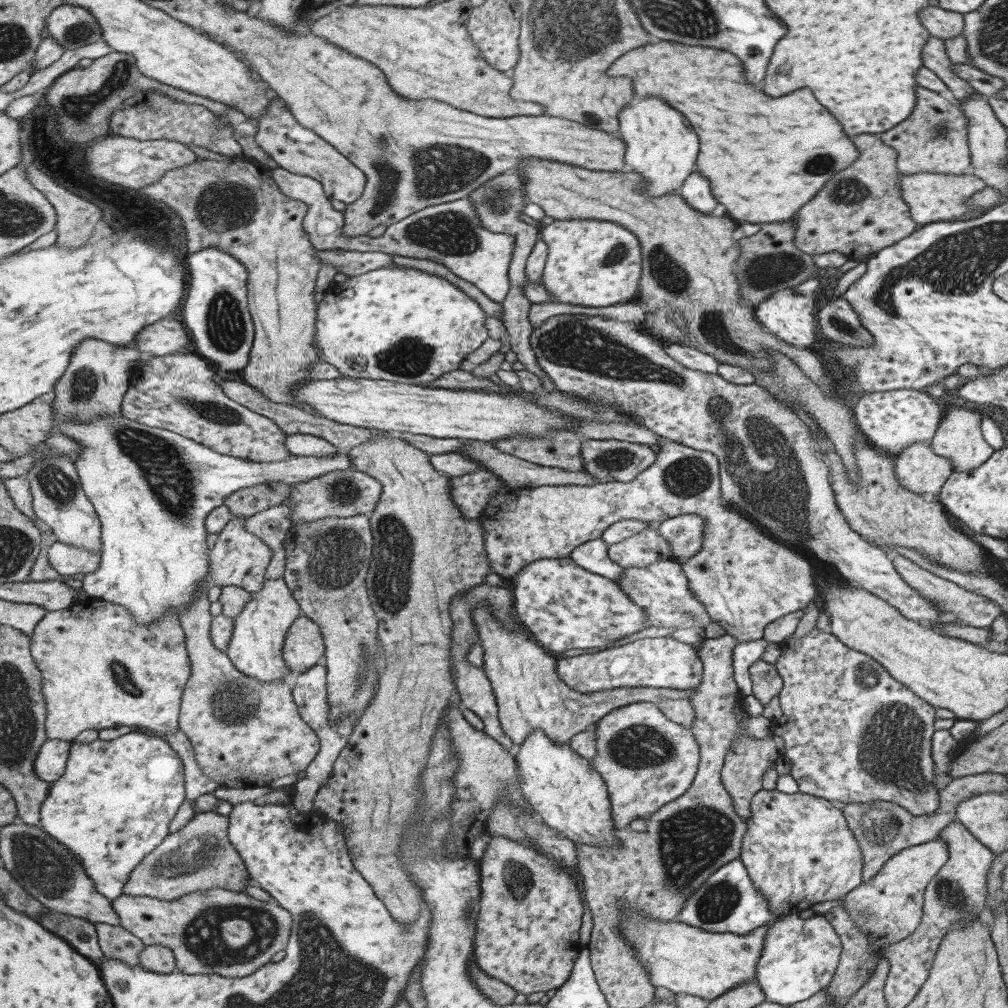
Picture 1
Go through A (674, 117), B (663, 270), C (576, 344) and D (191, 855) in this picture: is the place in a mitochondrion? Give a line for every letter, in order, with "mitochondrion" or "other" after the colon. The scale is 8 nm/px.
A: other
B: mitochondrion
C: mitochondrion
D: mitochondrion

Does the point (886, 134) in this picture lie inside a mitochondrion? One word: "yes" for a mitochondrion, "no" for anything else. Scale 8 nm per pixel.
no

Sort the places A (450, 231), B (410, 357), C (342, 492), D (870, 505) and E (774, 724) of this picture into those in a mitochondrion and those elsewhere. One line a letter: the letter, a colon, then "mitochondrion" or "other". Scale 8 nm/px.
A: mitochondrion
B: mitochondrion
C: mitochondrion
D: other
E: other

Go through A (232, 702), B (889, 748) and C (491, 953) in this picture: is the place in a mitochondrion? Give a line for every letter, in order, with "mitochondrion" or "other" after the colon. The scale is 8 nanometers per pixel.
A: mitochondrion
B: mitochondrion
C: other

